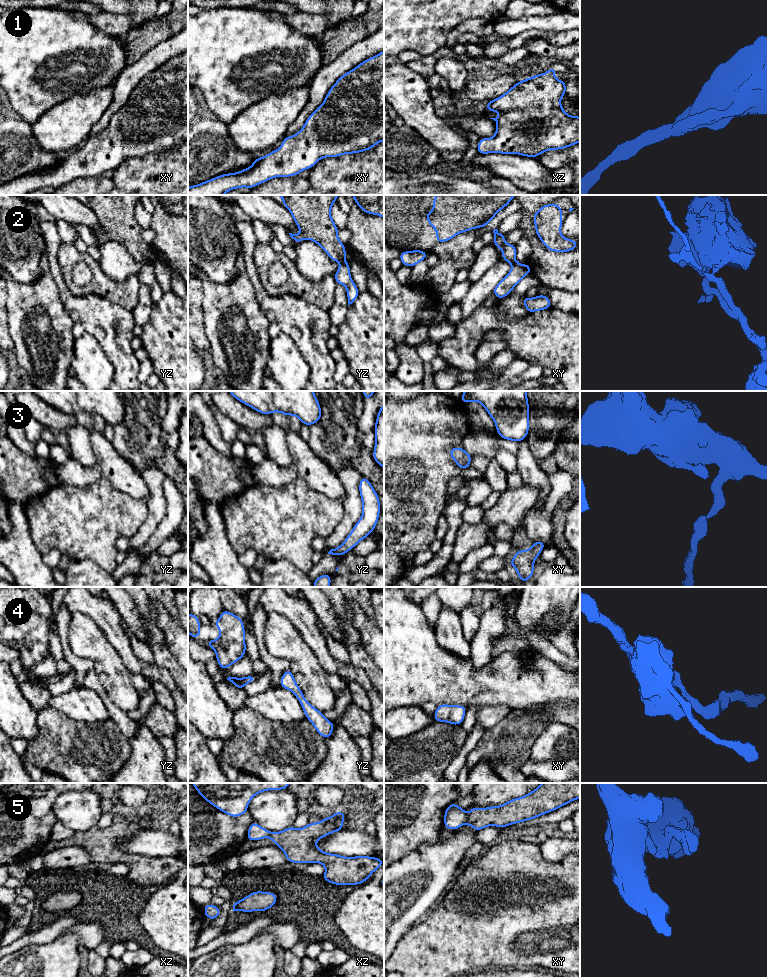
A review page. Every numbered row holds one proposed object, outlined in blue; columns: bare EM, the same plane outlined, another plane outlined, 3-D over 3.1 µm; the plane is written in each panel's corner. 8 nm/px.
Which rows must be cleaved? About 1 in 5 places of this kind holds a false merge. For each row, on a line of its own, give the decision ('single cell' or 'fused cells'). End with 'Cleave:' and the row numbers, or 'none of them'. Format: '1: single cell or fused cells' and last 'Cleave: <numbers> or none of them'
1: single cell
2: fused cells
3: single cell
4: single cell
5: fused cells
Cleave: 2, 5

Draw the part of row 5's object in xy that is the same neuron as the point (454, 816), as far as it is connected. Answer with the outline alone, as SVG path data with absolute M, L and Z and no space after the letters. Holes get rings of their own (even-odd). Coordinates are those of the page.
M451 803L444 812L444 827L456 830L466 823L467 813L456 803Z

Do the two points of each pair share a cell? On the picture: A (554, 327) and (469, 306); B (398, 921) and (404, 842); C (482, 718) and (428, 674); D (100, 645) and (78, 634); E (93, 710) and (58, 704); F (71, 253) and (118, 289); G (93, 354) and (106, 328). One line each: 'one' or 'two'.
A: two
B: two
C: two
D: one
E: one
F: one
G: two

